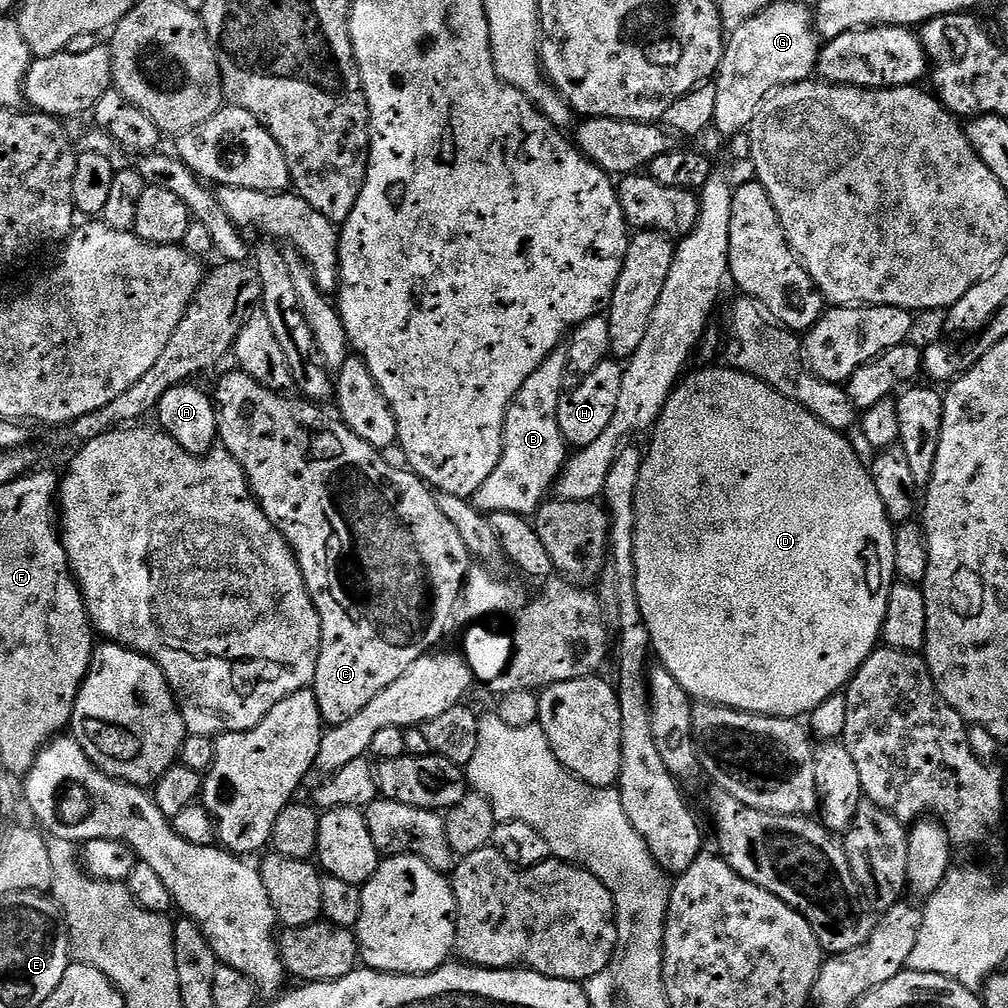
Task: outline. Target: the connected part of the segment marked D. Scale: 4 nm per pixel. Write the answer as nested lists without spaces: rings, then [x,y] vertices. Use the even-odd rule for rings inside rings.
[[[721,366],[721,368],[704,368],[701,372],[685,375],[672,391],[671,398],[666,402],[662,414],[658,418],[656,427],[651,433],[652,445],[644,452],[644,464],[640,467],[640,477],[638,478],[638,490],[636,491],[636,533],[634,534],[634,562],[636,563],[636,597],[638,606],[642,610],[644,624],[650,630],[652,639],[652,651],[655,659],[668,671],[674,674],[678,686],[686,690],[693,701],[706,704],[720,704],[723,708],[733,708],[739,712],[756,712],[760,716],[782,716],[785,718],[804,718],[814,711],[826,698],[843,693],[847,689],[848,683],[854,678],[854,674],[870,658],[870,654],[881,643],[884,635],[884,623],[888,613],[888,603],[890,602],[890,590],[894,581],[897,579],[896,567],[894,566],[894,538],[896,528],[892,519],[886,514],[886,506],[882,506],[882,498],[878,496],[878,486],[874,486],[872,473],[860,461],[858,453],[852,449],[849,438],[843,432],[835,432],[830,426],[823,424],[814,414],[796,404],[790,398],[778,394],[766,382],[754,378],[750,374],[740,372],[736,368]]]

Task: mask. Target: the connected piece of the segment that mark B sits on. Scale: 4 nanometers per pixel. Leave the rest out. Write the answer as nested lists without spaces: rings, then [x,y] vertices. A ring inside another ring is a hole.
[[[561,346],[552,352],[522,382],[522,390],[510,402],[504,419],[504,449],[494,474],[482,482],[482,486],[471,496],[471,502],[482,513],[509,512],[531,517],[540,511],[541,504],[549,499],[550,489],[560,479],[560,471],[568,462],[570,445],[558,426],[558,402],[564,395],[567,347]]]

